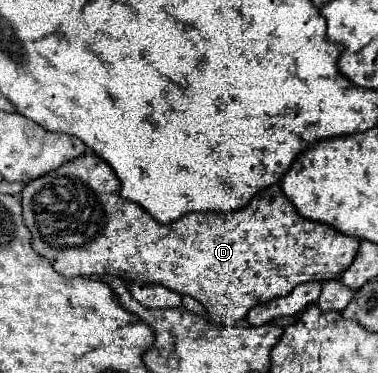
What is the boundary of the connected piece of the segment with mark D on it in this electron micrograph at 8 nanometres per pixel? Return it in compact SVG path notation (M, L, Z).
M85 152L61 164L53 172L31 180L21 192L21 204L23 220L33 236L33 250L51 260L53 268L61 276L95 278L111 274L123 280L161 284L181 296L187 294L199 300L207 308L212 321L227 326L247 318L251 308L287 296L297 284L337 278L349 268L359 248L357 238L345 236L323 222L299 216L293 204L283 196L279 184L259 190L247 206L235 212L197 212L185 214L171 224L161 224L139 204L119 196L119 178L113 168L93 152Z

